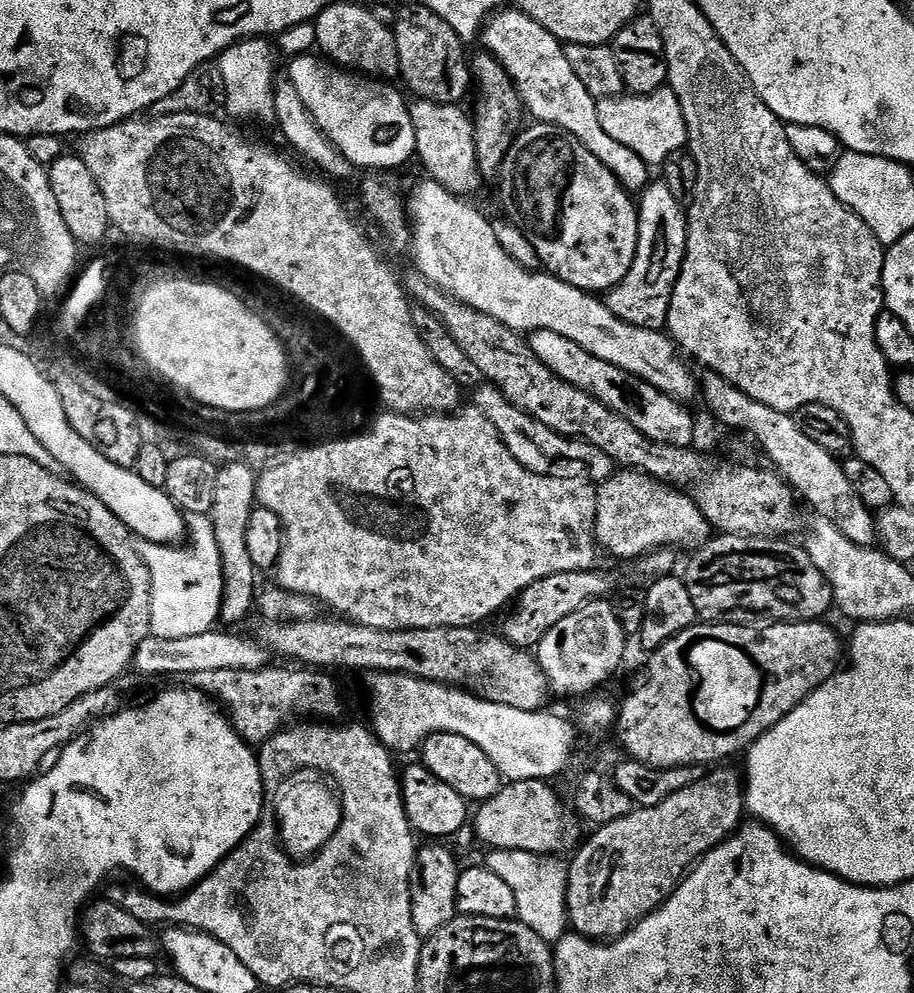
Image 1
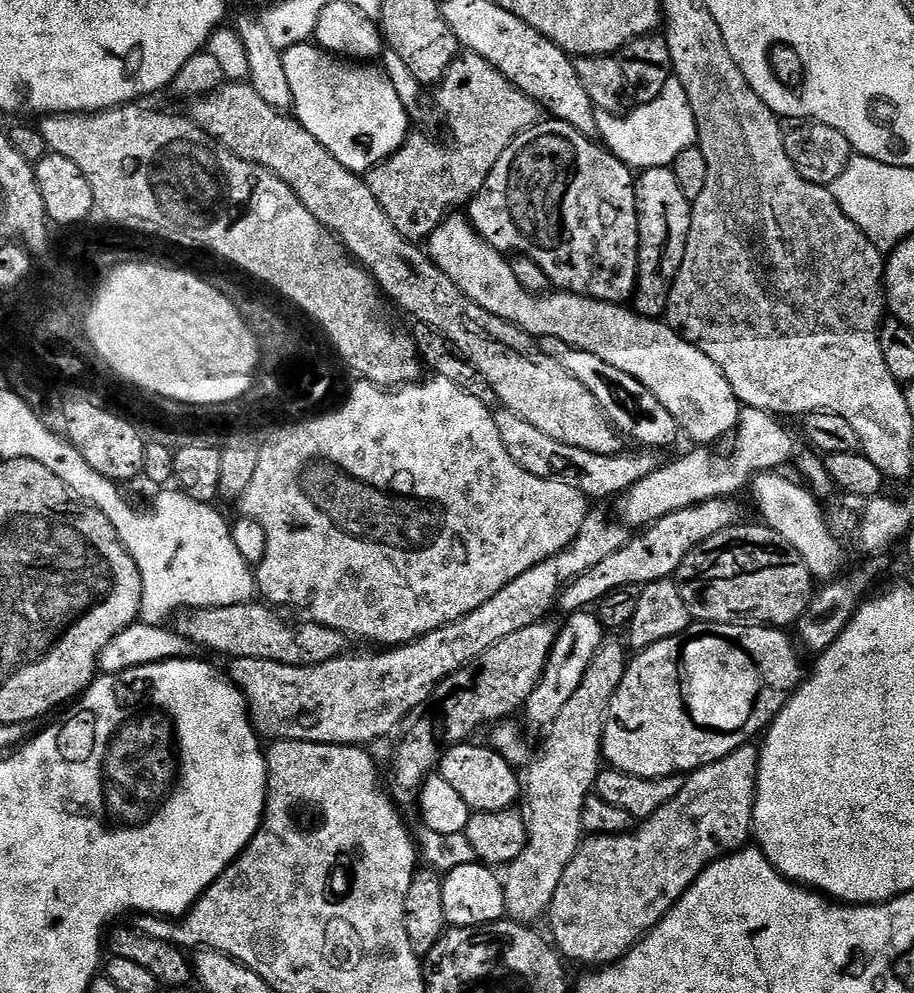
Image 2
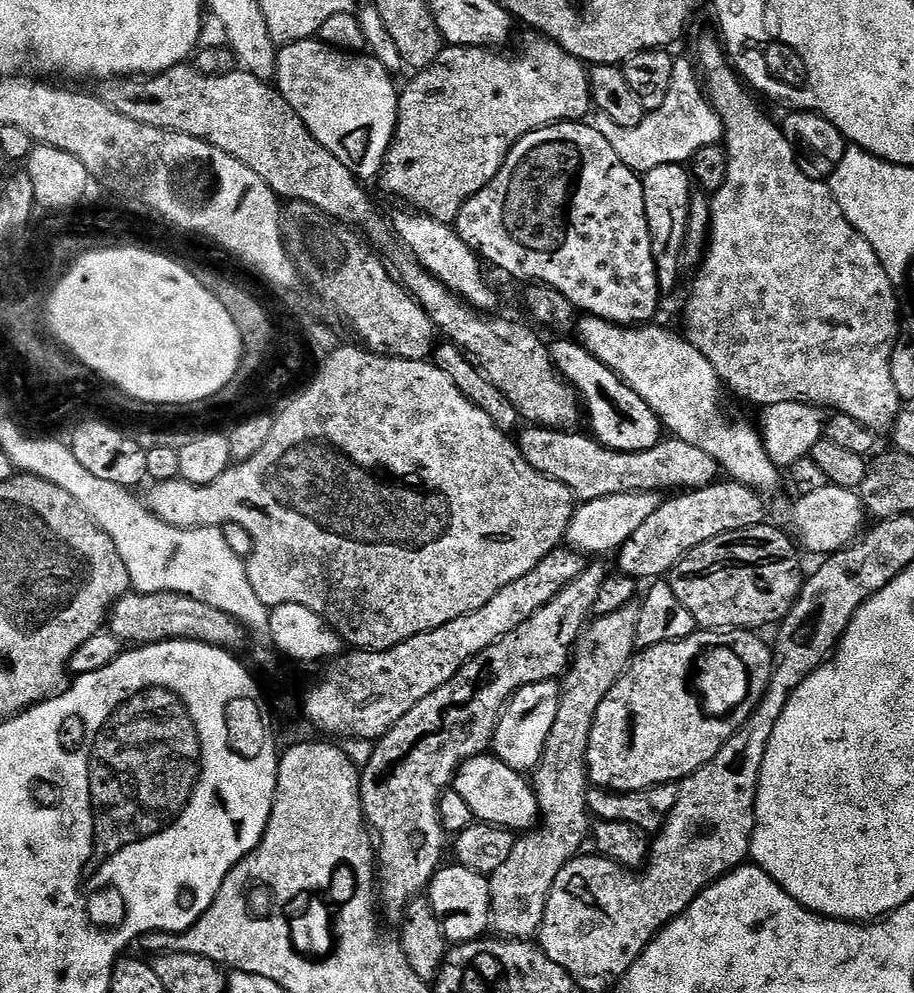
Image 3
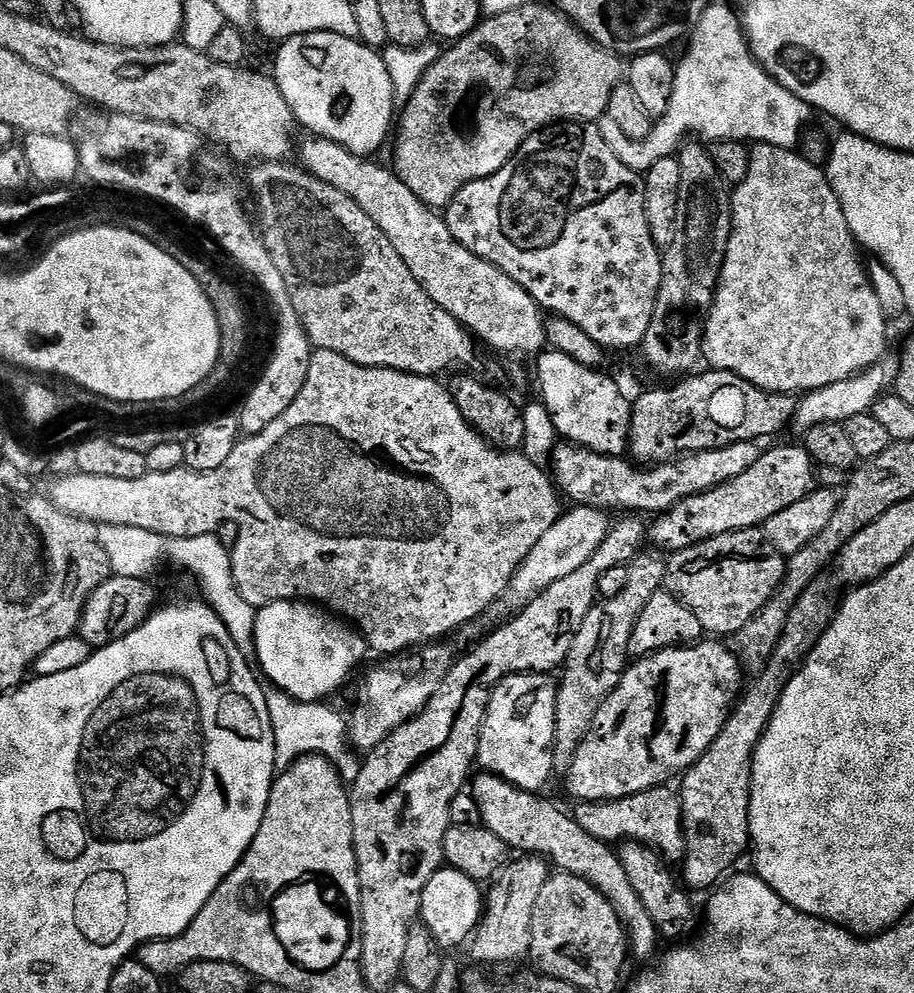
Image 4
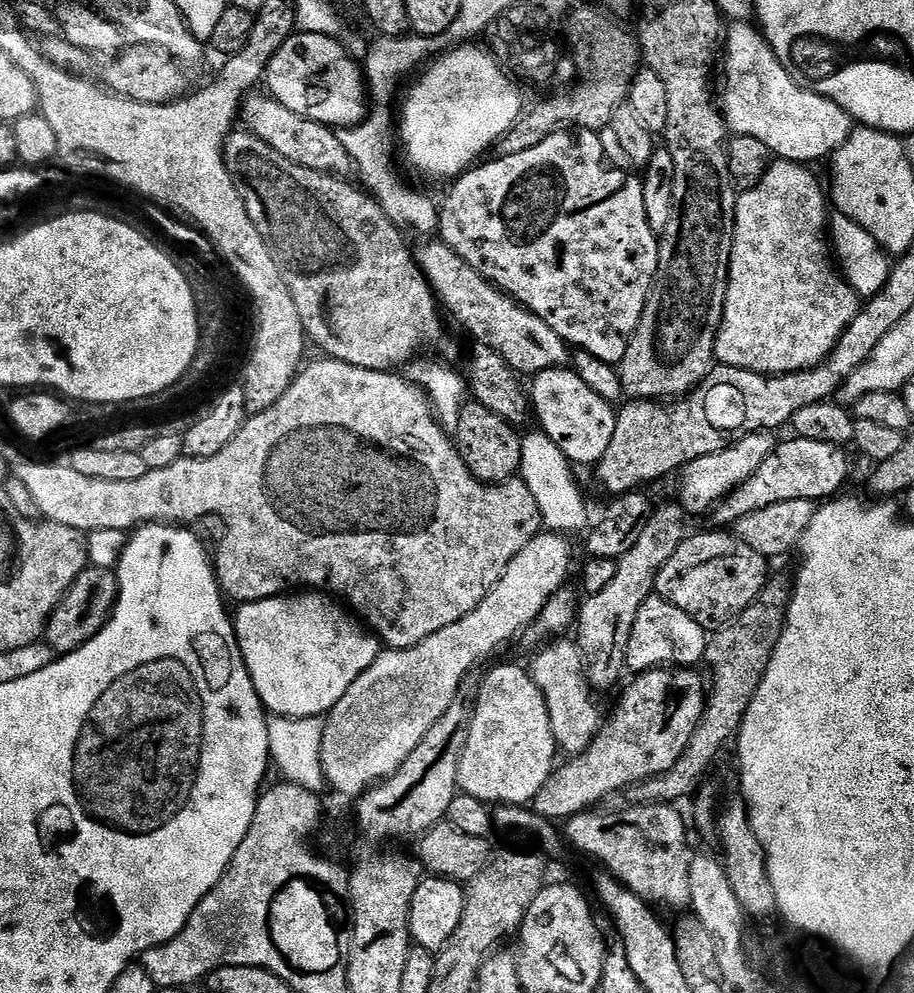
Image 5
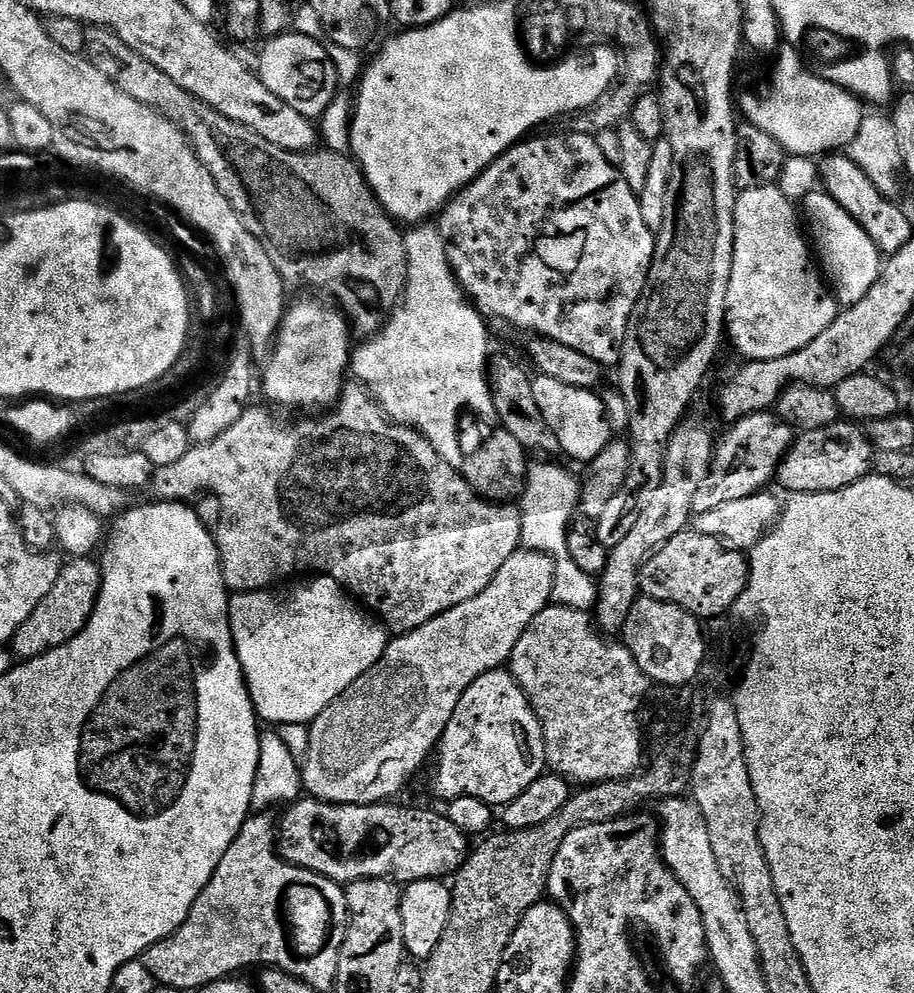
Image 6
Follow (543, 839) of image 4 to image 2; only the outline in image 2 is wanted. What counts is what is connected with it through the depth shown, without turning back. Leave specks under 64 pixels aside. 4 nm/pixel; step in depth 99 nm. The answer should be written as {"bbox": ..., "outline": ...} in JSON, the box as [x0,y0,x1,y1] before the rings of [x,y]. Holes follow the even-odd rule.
{"bbox":[438,742,522,812],"outline":[[[465,742],[444,749],[440,758],[438,774],[454,786],[454,791],[466,802],[473,812],[507,812],[516,799],[522,796],[522,780],[517,769],[506,762],[491,746]]]}

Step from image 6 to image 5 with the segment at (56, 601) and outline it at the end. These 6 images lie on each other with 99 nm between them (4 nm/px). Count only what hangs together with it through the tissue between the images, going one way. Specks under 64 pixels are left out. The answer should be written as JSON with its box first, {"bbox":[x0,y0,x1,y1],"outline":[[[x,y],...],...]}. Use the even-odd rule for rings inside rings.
{"bbox":[46,568,118,654],"outline":[[[84,568],[78,574],[75,582],[70,586],[70,590],[60,600],[59,606],[52,612],[52,617],[48,620],[46,629],[46,643],[52,647],[53,653],[71,654],[76,648],[83,648],[88,641],[104,631],[105,624],[110,620],[110,609],[118,600],[118,576],[115,571],[107,568]]]}

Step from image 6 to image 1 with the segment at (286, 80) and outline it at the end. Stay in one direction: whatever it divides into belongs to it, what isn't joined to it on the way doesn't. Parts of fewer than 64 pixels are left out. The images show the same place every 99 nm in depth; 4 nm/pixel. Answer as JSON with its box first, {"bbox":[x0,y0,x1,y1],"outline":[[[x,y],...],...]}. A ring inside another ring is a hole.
{"bbox":[286,54,416,170],"outline":[[[316,54],[297,56],[289,64],[292,65],[289,66],[288,72],[286,72],[287,79],[292,81],[294,90],[298,90],[298,95],[301,96],[302,102],[306,106],[306,110],[314,118],[314,122],[316,123],[316,125],[318,125],[318,127],[320,127],[323,132],[328,135],[328,142],[335,146],[338,151],[343,154],[346,159],[349,160],[357,169],[368,168],[364,170],[388,170],[384,168],[400,168],[403,166],[404,163],[407,162],[408,159],[411,161],[413,157],[415,157],[416,143],[414,142],[414,122],[412,121],[412,119],[410,118],[410,114],[408,113],[410,104],[407,99],[404,101],[405,93],[401,91],[399,87],[397,87],[398,89],[392,88],[396,86],[393,86],[391,83],[388,82],[381,82],[375,78],[361,76],[349,69],[339,67]]]}

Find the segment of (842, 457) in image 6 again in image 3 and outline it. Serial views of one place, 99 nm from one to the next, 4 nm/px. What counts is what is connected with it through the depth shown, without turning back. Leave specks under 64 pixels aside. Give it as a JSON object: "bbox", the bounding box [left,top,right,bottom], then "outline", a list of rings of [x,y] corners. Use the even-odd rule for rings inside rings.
{"bbox":[618,478,765,582],"outline":[[[720,478],[715,484],[708,484],[705,488],[669,495],[661,499],[658,510],[654,510],[654,514],[650,514],[650,518],[646,518],[646,522],[642,522],[642,526],[638,526],[638,530],[634,530],[634,534],[630,534],[630,538],[626,538],[626,542],[618,549],[619,571],[639,582],[652,582],[657,578],[667,577],[674,565],[683,556],[690,554],[690,550],[702,546],[702,542],[710,542],[710,538],[718,538],[718,534],[730,534],[734,530],[746,530],[750,526],[765,523],[764,500],[761,493],[731,478]]]}

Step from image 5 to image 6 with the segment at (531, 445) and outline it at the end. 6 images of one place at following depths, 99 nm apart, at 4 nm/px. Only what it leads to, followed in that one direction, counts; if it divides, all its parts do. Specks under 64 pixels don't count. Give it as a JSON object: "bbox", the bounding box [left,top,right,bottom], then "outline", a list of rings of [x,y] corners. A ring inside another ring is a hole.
{"bbox":[518,462,597,613],"outline":[[[536,462],[529,467],[528,479],[518,507],[522,518],[523,547],[533,552],[541,552],[552,559],[556,568],[552,600],[561,608],[573,608],[591,613],[596,606],[597,581],[578,568],[577,563],[567,552],[566,540],[573,516],[580,506],[580,480],[572,477],[566,469],[556,462]]]}

